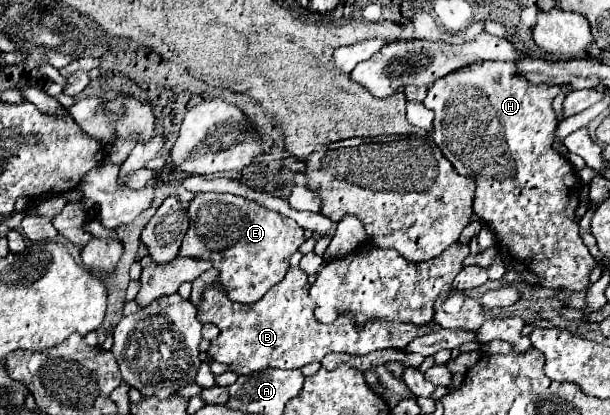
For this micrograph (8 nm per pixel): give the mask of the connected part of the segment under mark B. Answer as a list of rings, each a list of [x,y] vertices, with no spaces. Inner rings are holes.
[[[291,267],[283,281],[273,285],[257,303],[231,303],[229,297],[215,285],[207,285],[203,301],[197,309],[199,321],[215,323],[221,333],[211,341],[209,355],[229,365],[237,375],[253,373],[265,367],[279,369],[299,369],[307,363],[321,361],[327,353],[347,353],[347,355],[367,355],[375,349],[403,349],[411,339],[425,333],[423,325],[385,325],[385,321],[369,321],[363,331],[357,331],[353,317],[345,315],[339,321],[323,325],[313,317],[313,301],[305,291],[307,275],[299,267]],[[295,363],[295,365],[293,365]]]

